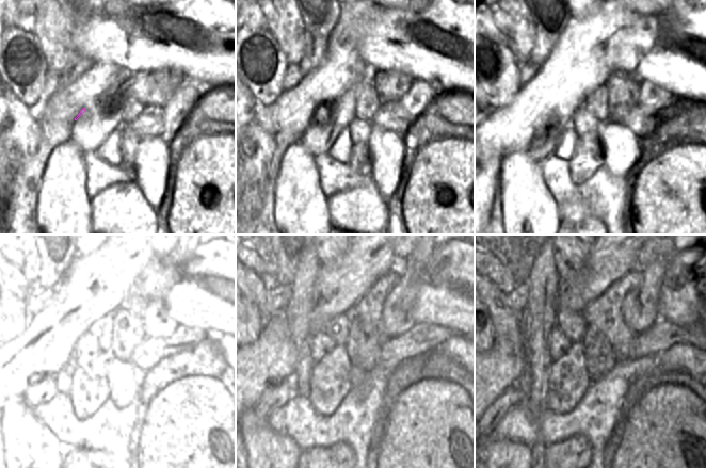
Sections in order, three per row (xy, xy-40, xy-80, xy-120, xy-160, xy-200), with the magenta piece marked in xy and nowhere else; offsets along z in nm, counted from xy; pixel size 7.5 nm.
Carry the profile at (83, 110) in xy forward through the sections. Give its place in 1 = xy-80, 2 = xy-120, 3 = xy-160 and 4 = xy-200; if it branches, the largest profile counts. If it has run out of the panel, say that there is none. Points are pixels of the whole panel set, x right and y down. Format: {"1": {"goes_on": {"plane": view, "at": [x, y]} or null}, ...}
{"1": {"goes_on": {"plane": "xy-80", "at": [565, 111]}}, "2": {"goes_on": {"plane": "xy-120", "at": [87, 348]}}, "3": {"goes_on": {"plane": "xy-160", "at": [321, 343]}}, "4": {"goes_on": {"plane": "xy-200", "at": [559, 344]}}}

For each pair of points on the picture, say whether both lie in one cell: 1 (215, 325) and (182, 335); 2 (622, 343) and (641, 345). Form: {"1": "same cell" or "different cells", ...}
{"1": "different cells", "2": "different cells"}

